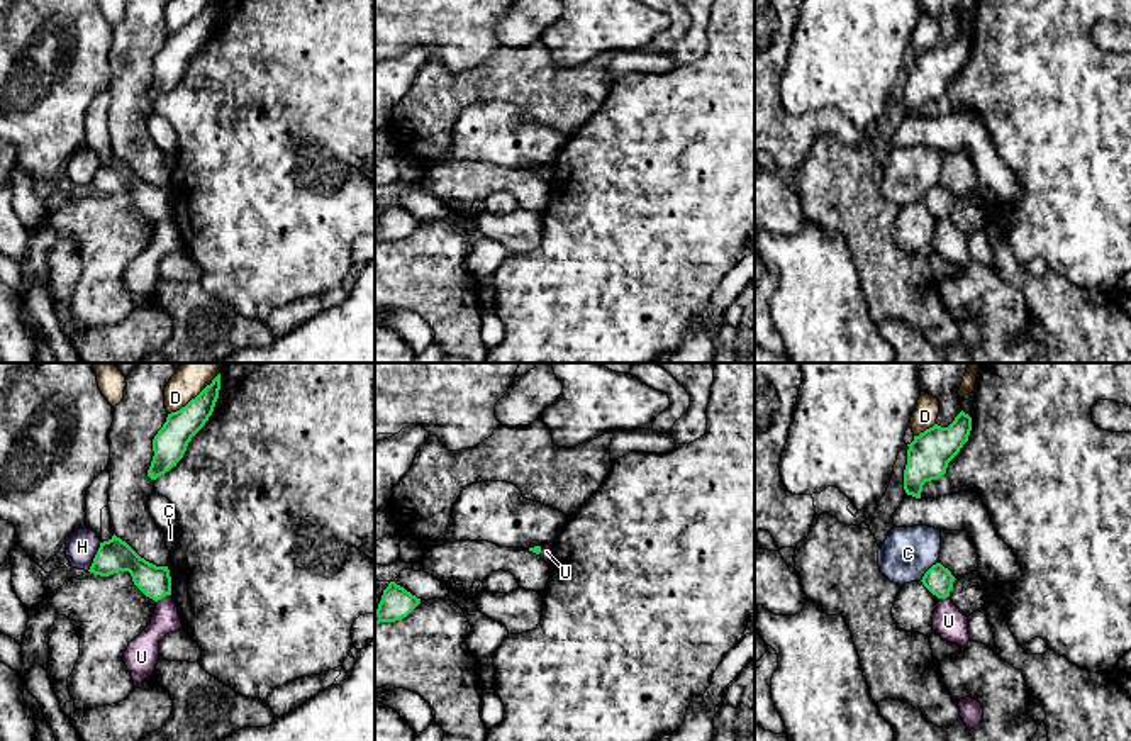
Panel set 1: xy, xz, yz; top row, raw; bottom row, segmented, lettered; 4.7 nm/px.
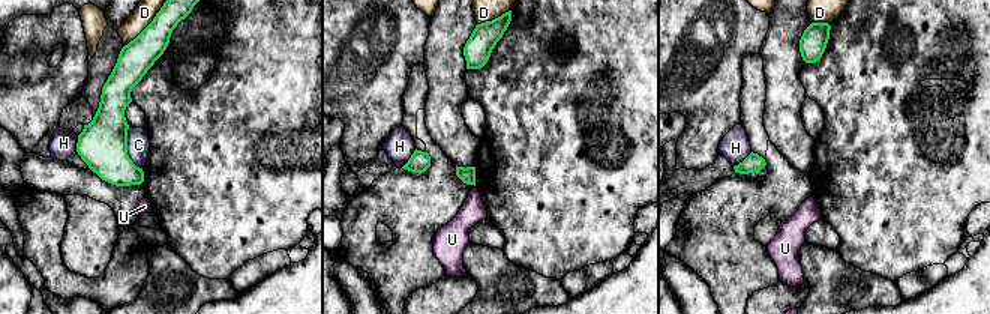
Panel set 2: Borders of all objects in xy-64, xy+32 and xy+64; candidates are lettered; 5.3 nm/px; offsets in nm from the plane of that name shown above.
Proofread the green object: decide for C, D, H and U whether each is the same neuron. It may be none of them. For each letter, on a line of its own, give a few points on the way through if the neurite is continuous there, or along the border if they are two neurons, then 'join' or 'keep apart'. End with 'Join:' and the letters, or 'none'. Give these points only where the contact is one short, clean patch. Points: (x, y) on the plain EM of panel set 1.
C: along yz (936, 182), (919, 200) | keep apart
D: keep apart
H: keep apart
U: along xy (170, 214), (165, 214), (156, 222) | keep apart
Join: none

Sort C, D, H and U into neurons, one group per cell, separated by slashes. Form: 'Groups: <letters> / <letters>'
Groups: C / D / H / U

